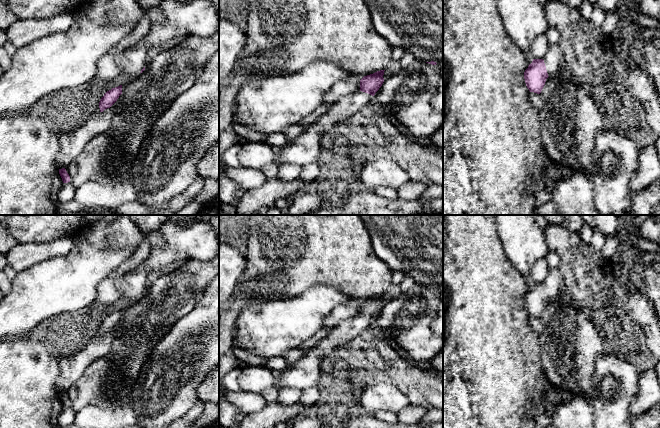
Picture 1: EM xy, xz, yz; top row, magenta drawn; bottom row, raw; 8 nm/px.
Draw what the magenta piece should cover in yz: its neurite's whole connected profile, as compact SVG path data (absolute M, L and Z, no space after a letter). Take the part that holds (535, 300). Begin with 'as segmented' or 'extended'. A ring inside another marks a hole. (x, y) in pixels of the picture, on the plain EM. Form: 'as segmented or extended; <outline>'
extended; M558 268L550 269L543 283L533 283L524 296L524 303L530 316L540 318L546 303L565 291L562 274Z

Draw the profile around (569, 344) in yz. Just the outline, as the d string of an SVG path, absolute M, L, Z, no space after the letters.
M565 290L546 303L540 320L544 330L538 339L546 377L554 386L573 394L583 394L590 399L595 361L605 352L603 341L590 316Z

